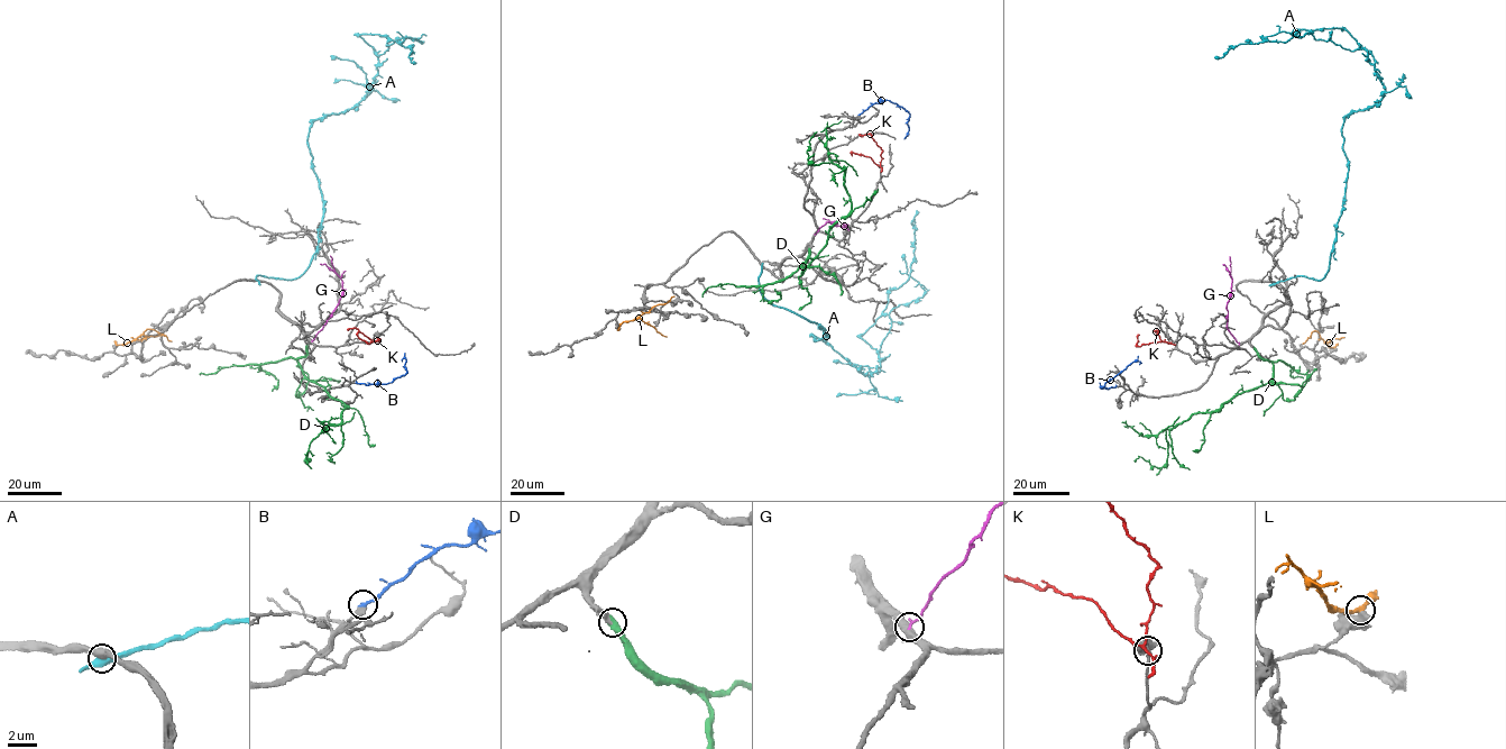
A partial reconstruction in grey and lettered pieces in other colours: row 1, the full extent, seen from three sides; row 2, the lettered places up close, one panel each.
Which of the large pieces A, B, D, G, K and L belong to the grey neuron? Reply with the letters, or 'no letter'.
B, D

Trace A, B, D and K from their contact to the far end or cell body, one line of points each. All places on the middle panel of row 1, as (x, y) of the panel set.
A: (762, 267), (760, 293), (869, 376), (881, 359), (861, 337), (909, 276), (917, 210)
B: (860, 113), (884, 100), (896, 103), (910, 113), (905, 137)
D: (809, 249), (801, 267), (851, 208), (844, 171), (830, 163), (809, 164), (807, 151), (816, 131)
K: (880, 166), (882, 149), (870, 134), (861, 137)

